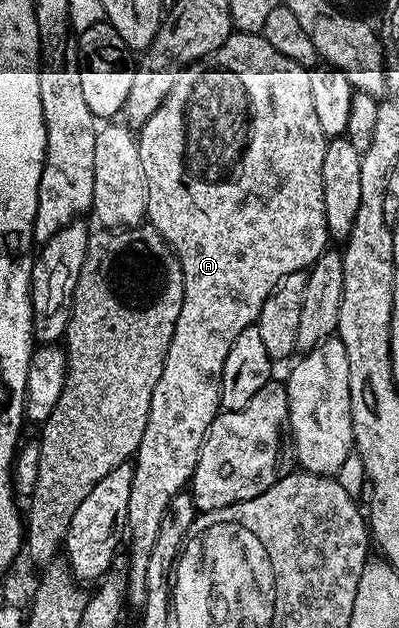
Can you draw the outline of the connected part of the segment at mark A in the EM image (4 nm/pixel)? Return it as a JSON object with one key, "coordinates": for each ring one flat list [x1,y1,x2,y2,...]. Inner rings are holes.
{"coordinates":[[233,31,232,36,224,45,218,50,214,50,209,56,202,60,196,61,194,64,189,64,187,68,177,74,174,86,170,86,170,94,166,94,166,98,162,102,162,106,158,106,158,110,154,110,154,114,150,116,143,127,138,130,138,154,142,154,142,171,146,174,146,186,148,187,148,215,146,217,147,223,151,224,153,228,158,230,158,234,162,234,162,238,172,248,172,253,177,256,182,266,182,274,184,275,184,297,182,298,182,310,178,314,178,322,174,326,174,338,170,338,170,346,166,354,166,362,162,366,162,378,158,378,158,386,154,386,154,398,150,398,150,418,146,422,146,434,142,434,142,442,138,446,134,457,134,467,132,473,134,474,134,482,130,486,130,510,128,511,128,527,126,529,127,539,132,539,132,545,128,548,128,564,126,563,126,571,128,573,128,604,131,607,136,607,136,610,143,609,146,602,146,570,150,567,150,554,154,551,154,546,158,542,158,526,162,526,162,518,166,514,166,510,170,506,170,502,178,493,185,491,191,485,192,475,198,466,198,454,202,454,202,446,204,440,208,437,210,426,214,422,214,418,222,411,220,407,220,383,222,382,222,366,226,362,226,354,230,354,230,346,234,346,234,338,238,338,238,334,242,334,242,330,253,327,255,325,258,314,262,310,262,302,266,302,266,298,270,298,270,294,274,290,274,286,278,286,278,282,282,282,282,278,286,278,286,274,294,274,295,272,303,272,312,267,312,263,325,252,329,247,330,237,328,235,328,227,326,226,326,210,322,202,322,158,326,158,326,146,328,140,326,139,321,126,318,124,317,113,314,110,313,94,310,91,310,71,305,65,294,62,290,58,286,58,282,54,278,54,278,50,274,50,274,46,270,46,270,42,264,40,263,35,254,32,237,32]]}

